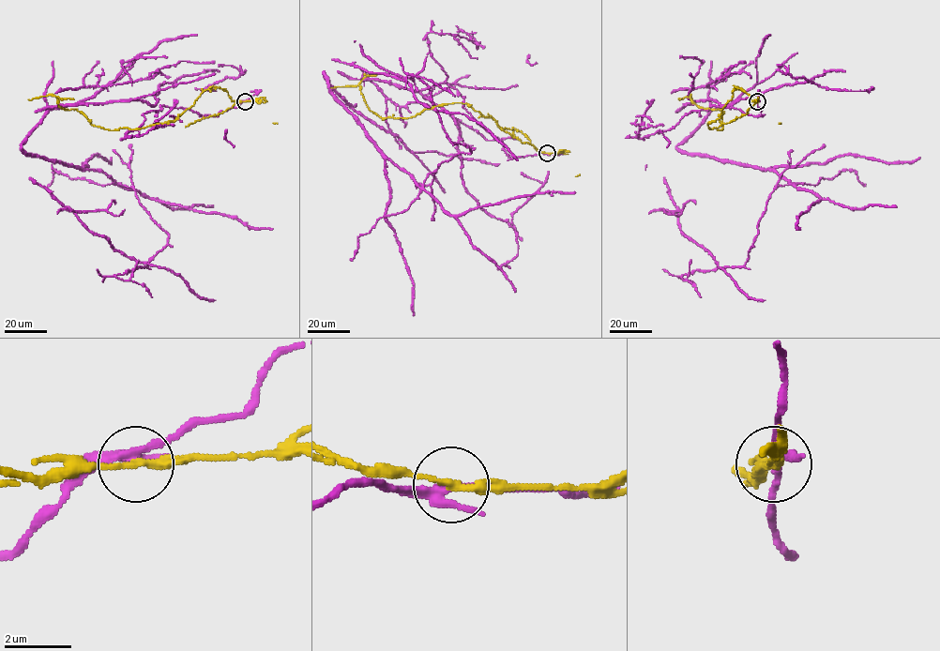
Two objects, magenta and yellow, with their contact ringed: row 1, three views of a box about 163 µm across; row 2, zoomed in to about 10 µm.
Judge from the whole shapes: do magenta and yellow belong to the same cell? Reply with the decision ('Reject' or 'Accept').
Reject

